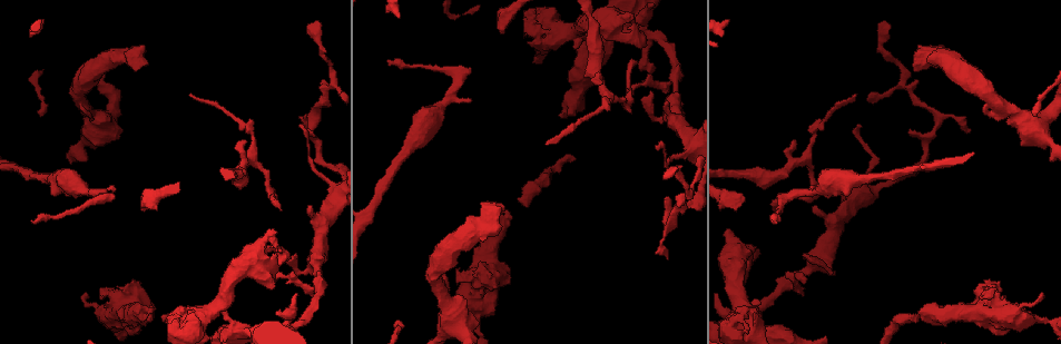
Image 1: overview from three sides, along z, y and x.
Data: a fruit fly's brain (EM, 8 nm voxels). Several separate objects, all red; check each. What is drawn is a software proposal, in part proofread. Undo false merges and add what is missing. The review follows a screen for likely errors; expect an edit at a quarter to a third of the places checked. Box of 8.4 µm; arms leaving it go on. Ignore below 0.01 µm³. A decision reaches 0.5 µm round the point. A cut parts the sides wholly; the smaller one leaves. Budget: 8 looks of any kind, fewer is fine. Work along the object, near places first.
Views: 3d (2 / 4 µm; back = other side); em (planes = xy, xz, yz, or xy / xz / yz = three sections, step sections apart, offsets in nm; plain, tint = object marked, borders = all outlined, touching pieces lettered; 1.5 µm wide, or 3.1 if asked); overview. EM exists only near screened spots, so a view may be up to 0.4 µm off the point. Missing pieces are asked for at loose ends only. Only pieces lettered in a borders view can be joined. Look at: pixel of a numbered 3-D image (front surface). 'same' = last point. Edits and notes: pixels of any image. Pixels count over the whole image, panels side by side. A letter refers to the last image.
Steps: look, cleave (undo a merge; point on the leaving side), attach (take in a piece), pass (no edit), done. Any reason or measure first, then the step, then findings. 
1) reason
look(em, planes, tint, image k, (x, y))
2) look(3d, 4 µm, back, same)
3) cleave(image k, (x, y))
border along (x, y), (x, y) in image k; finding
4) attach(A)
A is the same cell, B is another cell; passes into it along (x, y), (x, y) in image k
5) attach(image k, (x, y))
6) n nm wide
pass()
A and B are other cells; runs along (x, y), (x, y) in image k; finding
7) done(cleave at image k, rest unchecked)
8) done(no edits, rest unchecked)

a fork
look(em, xz, step 4, tint, image 1, (316, 119))

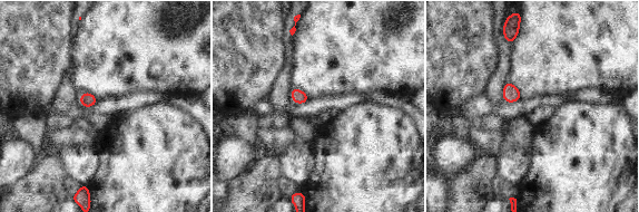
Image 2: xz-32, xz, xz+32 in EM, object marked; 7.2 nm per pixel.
look(em, planes, borders, same)

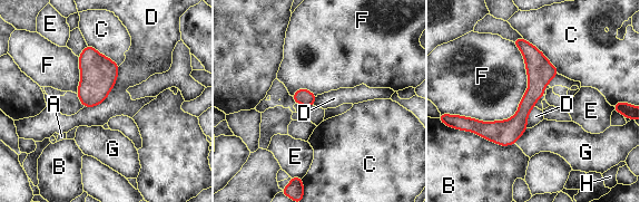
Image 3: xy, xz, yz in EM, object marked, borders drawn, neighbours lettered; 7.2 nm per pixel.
pass()
A, B, C, D, E, F, G and H are other cells; border along (523, 37), (542, 53), (559, 74) in image 3; one neuron here

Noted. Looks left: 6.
tapers out
look(em, xy, step 8, borders, image 1, (299, 124))

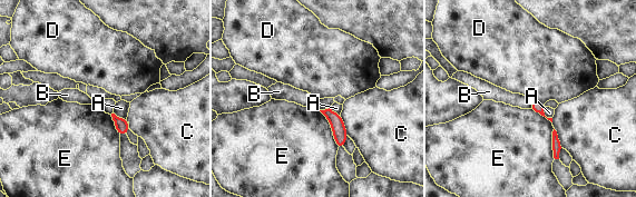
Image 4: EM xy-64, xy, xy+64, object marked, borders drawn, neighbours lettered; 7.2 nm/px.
E touches over 320 nm
pass()
A, B, C, D and E are other cells; no lettered piece goes on from it

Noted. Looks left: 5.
branch stops here
look(3d, 4 µm, image 1, (803, 284))

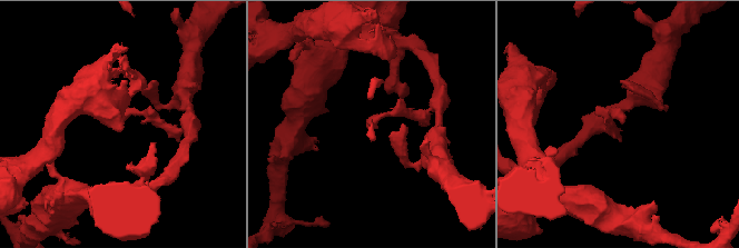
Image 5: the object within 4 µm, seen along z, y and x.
look(em, planes, plain, image 5, (621, 121))

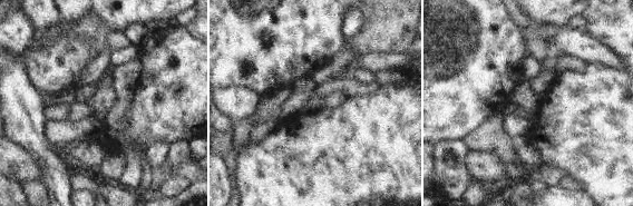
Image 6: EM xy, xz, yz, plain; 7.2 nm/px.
look(em, planes, borders, same)

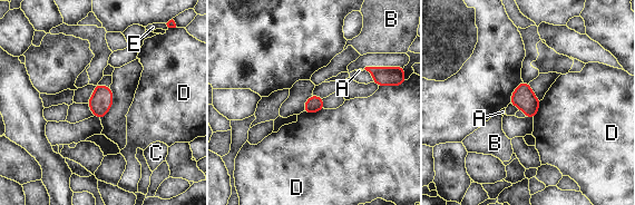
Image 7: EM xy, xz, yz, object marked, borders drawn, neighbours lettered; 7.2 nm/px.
120 nm wide
pass()
A, B, C, D and E are other cells; border along (323, 108), (312, 113), (304, 111) in image 7; no lettered piece goes on from it

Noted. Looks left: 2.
done(no edits, rest unchecked)

